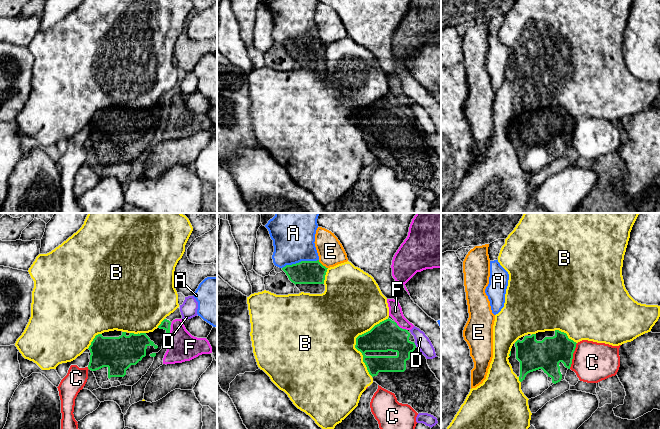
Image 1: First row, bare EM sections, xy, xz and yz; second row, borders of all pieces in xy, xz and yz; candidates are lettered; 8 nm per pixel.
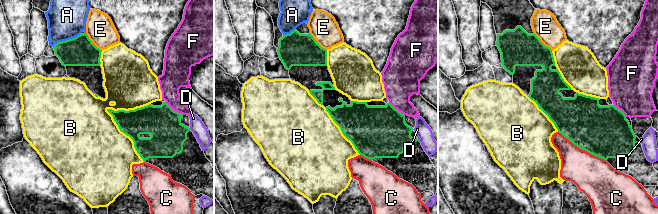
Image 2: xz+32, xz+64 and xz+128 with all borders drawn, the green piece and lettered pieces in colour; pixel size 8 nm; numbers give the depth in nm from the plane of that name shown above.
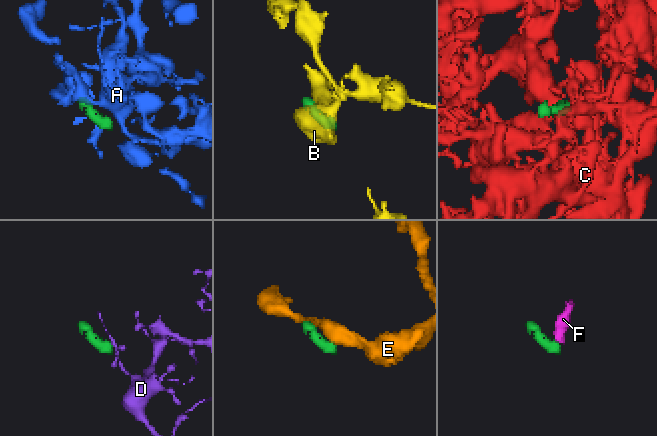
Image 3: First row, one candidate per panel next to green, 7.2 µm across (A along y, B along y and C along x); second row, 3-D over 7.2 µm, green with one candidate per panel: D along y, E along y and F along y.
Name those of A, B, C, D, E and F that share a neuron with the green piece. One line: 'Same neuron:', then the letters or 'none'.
Same neuron: none

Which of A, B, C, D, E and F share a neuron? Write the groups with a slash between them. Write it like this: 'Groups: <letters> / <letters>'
Groups: A / B / C / D / E / F

